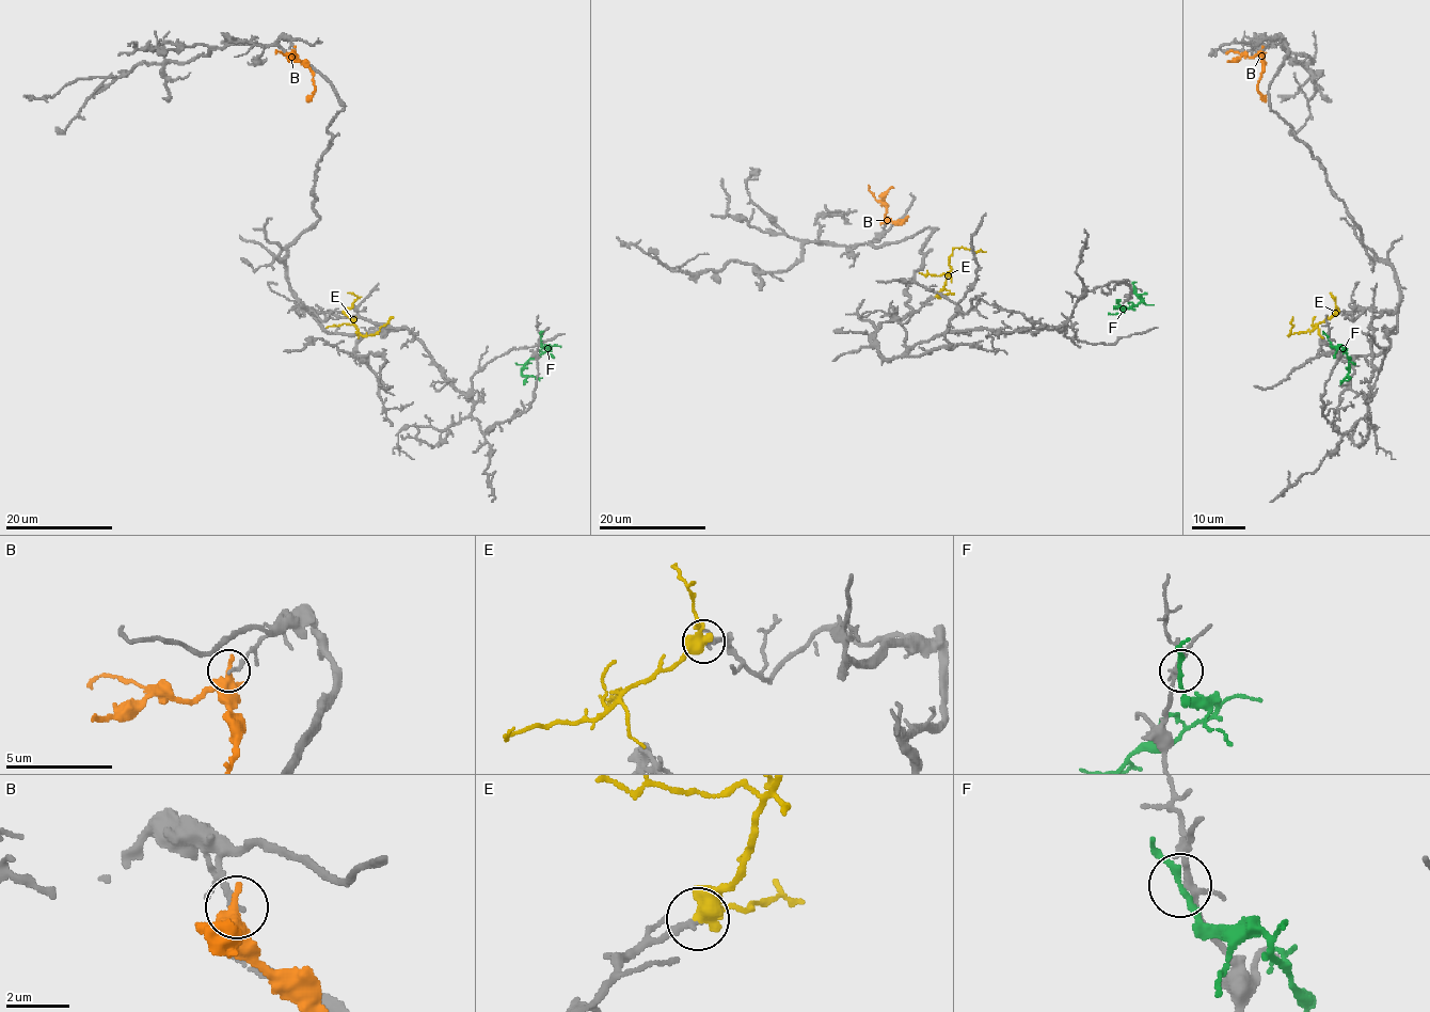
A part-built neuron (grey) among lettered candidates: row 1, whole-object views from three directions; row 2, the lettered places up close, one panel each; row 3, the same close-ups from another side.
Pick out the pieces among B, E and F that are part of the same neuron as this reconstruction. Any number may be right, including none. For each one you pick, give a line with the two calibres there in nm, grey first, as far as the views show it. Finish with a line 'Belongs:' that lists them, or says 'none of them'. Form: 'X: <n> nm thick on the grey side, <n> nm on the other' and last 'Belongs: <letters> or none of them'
E: 240 nm thick on the grey side, 500 nm on the other
Belongs: E

